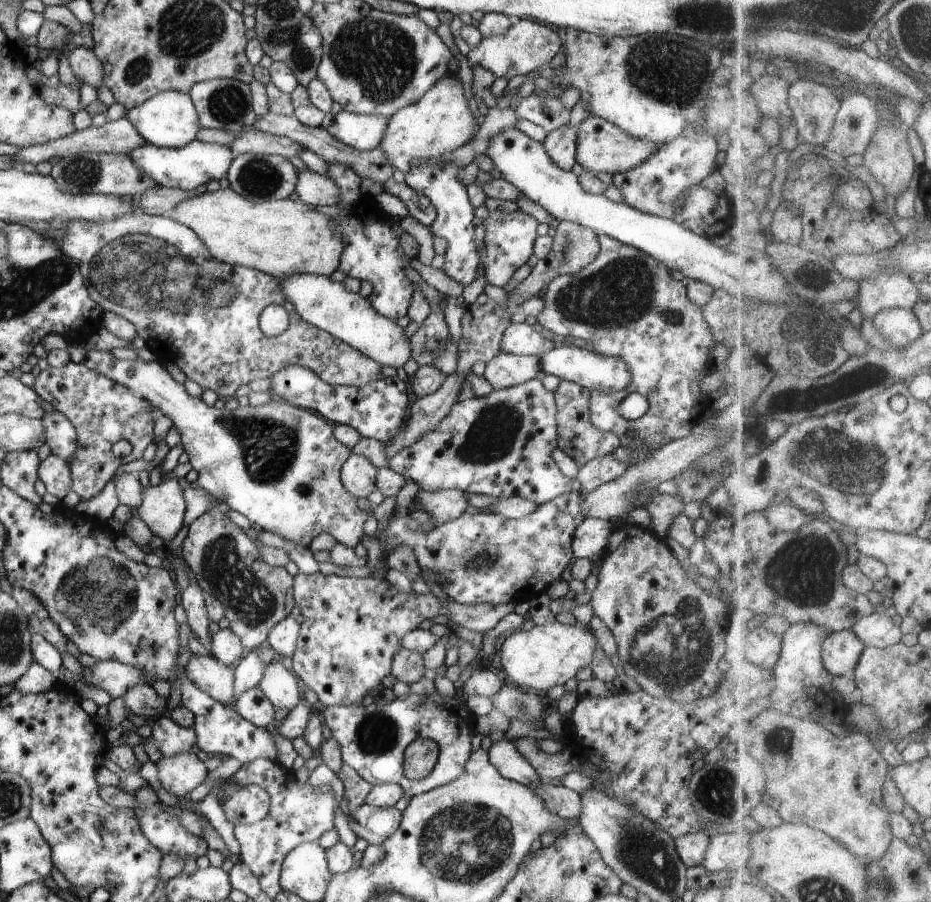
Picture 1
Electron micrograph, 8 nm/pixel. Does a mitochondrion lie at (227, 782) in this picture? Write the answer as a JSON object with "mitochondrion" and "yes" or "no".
{"mitochondrion":"no"}

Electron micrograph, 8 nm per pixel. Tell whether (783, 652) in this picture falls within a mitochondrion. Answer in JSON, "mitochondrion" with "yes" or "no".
{"mitochondrion":"no"}

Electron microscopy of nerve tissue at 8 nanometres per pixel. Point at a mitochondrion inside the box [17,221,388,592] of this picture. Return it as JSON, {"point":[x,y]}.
{"point":[138,271]}

